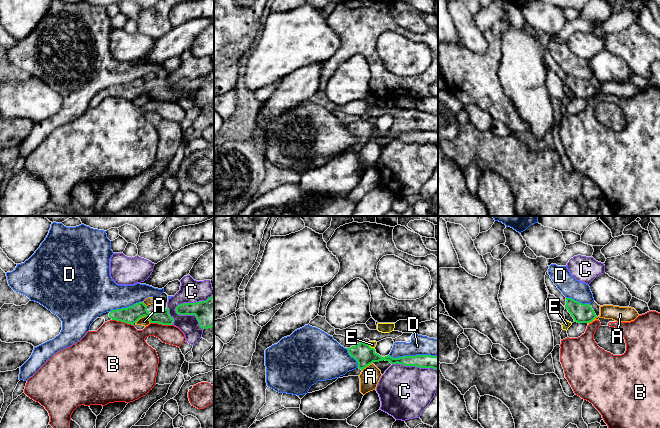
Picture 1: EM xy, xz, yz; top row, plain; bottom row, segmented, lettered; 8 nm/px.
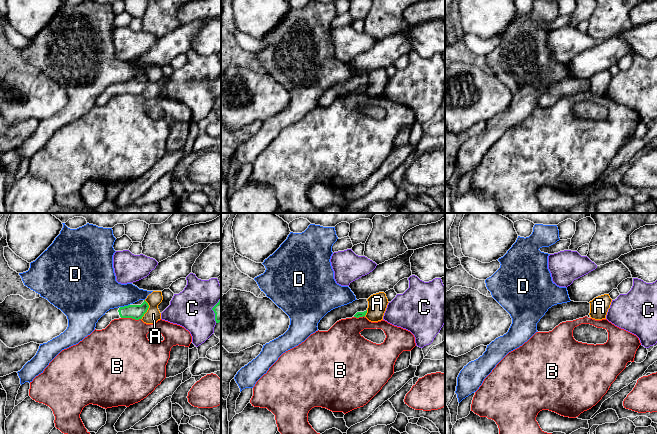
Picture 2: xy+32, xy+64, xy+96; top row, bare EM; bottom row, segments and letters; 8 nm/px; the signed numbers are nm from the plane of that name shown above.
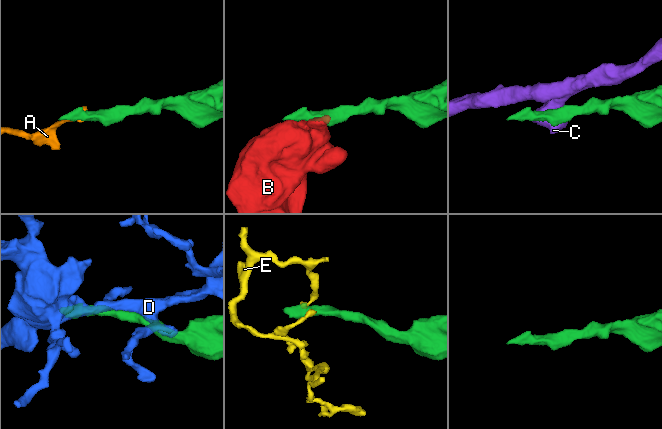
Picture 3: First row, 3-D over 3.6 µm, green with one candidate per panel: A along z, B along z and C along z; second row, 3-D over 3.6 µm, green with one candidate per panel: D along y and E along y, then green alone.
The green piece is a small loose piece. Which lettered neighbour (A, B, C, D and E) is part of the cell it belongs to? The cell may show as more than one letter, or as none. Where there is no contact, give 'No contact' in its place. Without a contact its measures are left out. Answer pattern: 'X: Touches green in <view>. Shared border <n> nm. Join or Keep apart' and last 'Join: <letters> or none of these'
A: Touches green in xy. Shared border 130 nm. Keep apart
B: Touches green in xy. Shared border 180 nm. Keep apart
C: Touches green in xy. Shared border 340 nm. Keep apart
D: Touches green in xz. Shared border 400 nm. Keep apart
E: Touches green in xz. Shared border 80 nm. Keep apart
Join: none of these

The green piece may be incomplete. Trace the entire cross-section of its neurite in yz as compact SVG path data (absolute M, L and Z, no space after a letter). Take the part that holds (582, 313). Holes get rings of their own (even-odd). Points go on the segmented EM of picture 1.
M566 298L565 309L577 323L590 323L600 316L600 306L595 301L591 304L582 304L572 298Z

